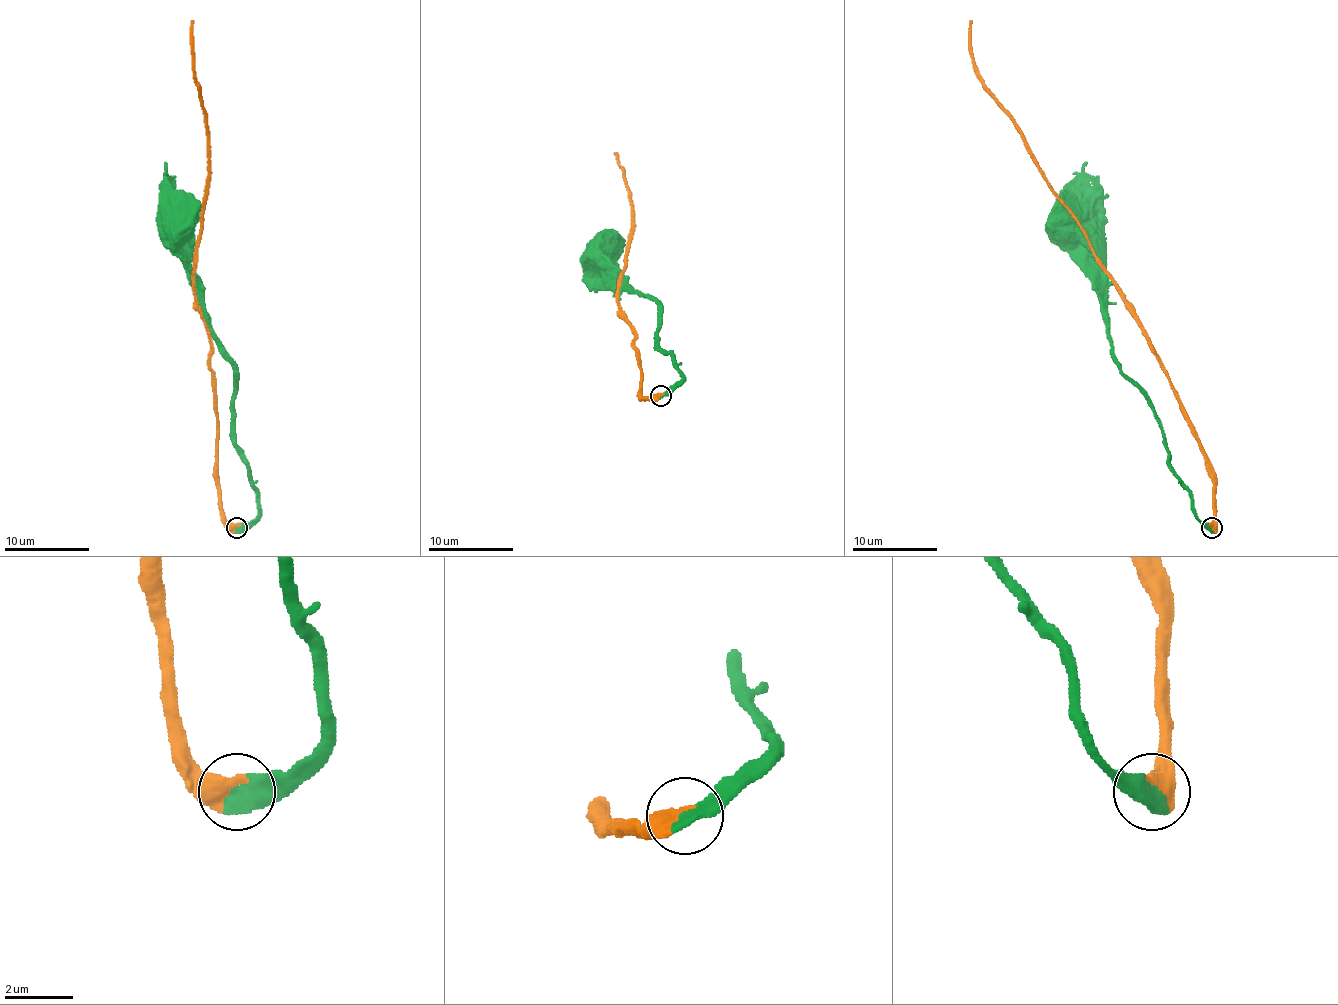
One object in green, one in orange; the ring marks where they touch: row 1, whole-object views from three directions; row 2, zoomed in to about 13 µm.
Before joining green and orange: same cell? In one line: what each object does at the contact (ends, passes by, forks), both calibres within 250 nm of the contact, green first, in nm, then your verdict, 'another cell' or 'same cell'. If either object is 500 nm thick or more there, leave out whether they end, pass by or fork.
green ends | orange ends | 440/460 nm | same cell

